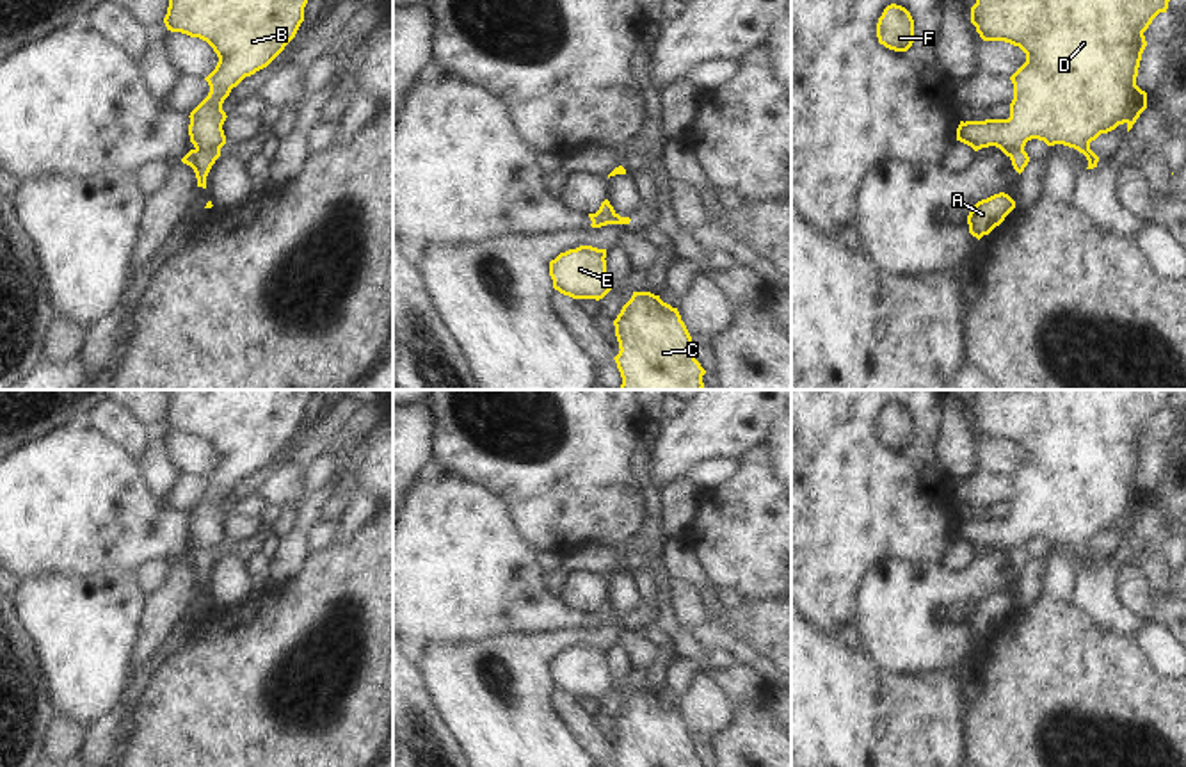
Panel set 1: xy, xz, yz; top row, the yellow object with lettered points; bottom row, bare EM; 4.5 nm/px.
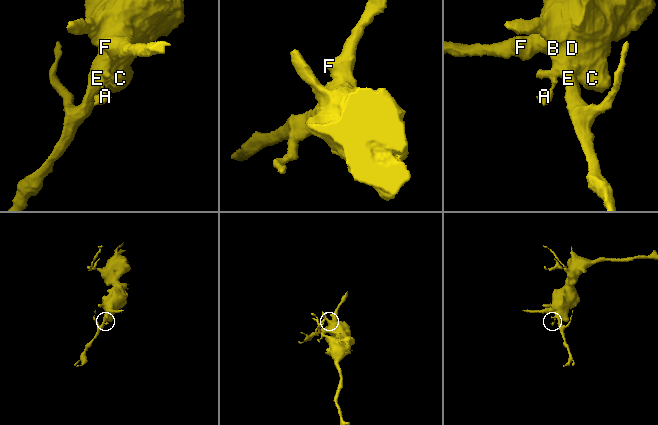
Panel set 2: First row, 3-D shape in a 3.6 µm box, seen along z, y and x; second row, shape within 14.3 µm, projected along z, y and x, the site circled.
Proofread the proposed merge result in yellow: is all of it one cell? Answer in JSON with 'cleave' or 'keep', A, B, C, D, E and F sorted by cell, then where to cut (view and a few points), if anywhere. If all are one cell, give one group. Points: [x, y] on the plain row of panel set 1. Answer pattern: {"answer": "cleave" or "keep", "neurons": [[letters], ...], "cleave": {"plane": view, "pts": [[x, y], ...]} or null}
{"answer": "cleave", "neurons": [["A"], ["B", "C", "D", "E", "F"]], "cleave": {"plane": "xz", "pts": [[614, 609], [605, 614], [594, 613]]}}

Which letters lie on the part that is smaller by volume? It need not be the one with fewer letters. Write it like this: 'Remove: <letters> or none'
Remove: A

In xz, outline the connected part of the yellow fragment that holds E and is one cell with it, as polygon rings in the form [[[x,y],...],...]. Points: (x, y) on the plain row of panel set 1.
[[[580,644],[549,660],[553,687],[573,698],[603,698],[612,682],[606,671],[606,648]]]

